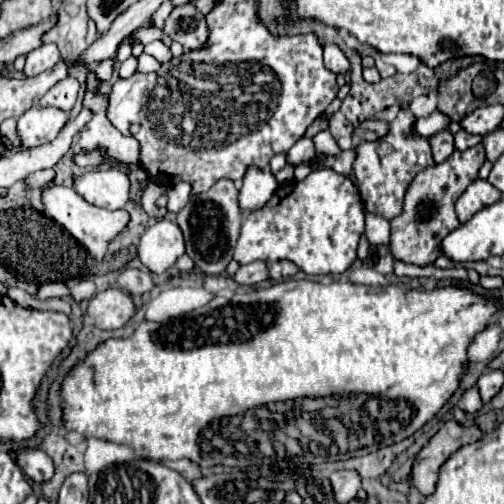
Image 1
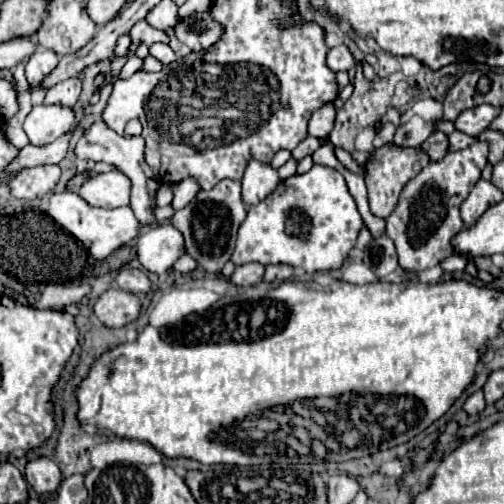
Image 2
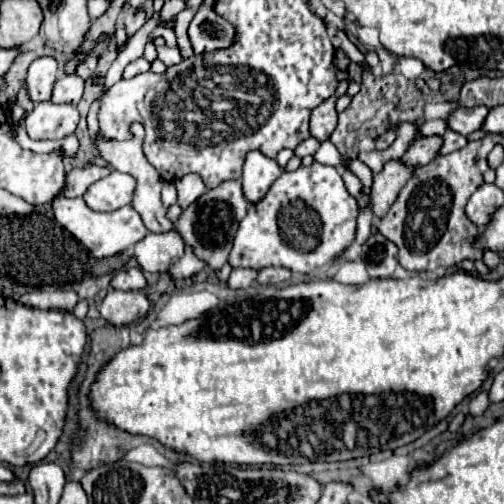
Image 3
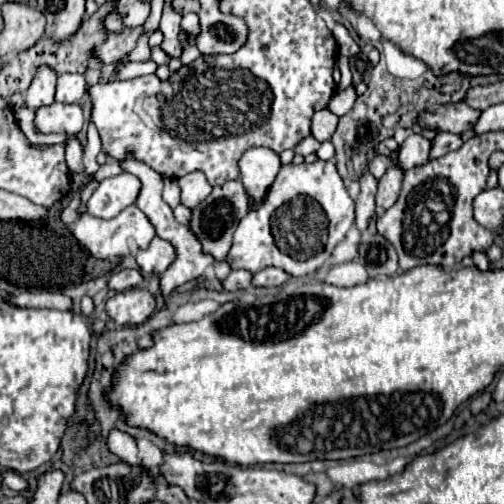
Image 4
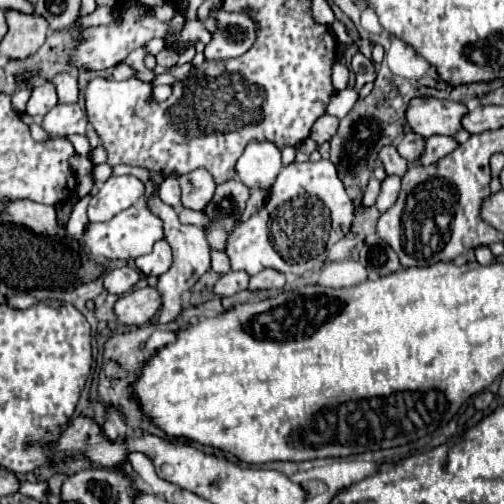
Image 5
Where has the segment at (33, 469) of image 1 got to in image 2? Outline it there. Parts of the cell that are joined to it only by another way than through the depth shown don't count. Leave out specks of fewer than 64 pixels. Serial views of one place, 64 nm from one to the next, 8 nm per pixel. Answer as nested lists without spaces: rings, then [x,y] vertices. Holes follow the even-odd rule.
[[[40,456],[38,460],[30,460],[26,464],[26,482],[40,496],[50,496],[60,486],[60,468],[48,456]]]

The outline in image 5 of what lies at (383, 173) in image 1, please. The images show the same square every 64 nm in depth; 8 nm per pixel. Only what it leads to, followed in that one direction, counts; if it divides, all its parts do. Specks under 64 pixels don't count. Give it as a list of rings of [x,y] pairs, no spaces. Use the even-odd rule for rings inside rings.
[[[386,176],[382,180],[382,188],[380,188],[380,194],[376,200],[376,208],[380,212],[386,212],[396,202],[398,192],[400,192],[400,178],[398,176]]]

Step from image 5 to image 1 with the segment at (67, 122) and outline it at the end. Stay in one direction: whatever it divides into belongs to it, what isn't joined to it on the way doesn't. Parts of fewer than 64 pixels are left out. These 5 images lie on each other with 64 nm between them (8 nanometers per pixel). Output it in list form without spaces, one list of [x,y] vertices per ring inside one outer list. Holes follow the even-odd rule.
[[[34,106],[16,120],[16,132],[26,148],[42,146],[52,142],[58,132],[64,128],[68,114],[58,108],[40,108]]]

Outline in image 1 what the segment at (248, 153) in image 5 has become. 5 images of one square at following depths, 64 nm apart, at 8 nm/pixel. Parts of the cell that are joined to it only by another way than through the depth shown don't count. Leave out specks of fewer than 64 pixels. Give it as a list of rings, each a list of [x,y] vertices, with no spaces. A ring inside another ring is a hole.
[[[248,168],[244,176],[242,190],[238,194],[238,204],[244,212],[252,212],[256,208],[262,208],[272,198],[272,192],[276,192],[278,184],[270,170],[260,168]]]

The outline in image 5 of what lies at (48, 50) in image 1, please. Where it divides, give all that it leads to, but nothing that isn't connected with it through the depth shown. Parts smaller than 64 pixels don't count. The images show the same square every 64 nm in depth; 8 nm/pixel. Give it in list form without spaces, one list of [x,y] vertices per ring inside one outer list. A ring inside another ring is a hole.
[[[44,82],[40,86],[34,86],[32,88],[32,94],[30,94],[30,100],[26,104],[26,112],[30,116],[44,116],[50,108],[54,108],[58,104],[58,98],[56,98],[56,88],[52,82]]]

